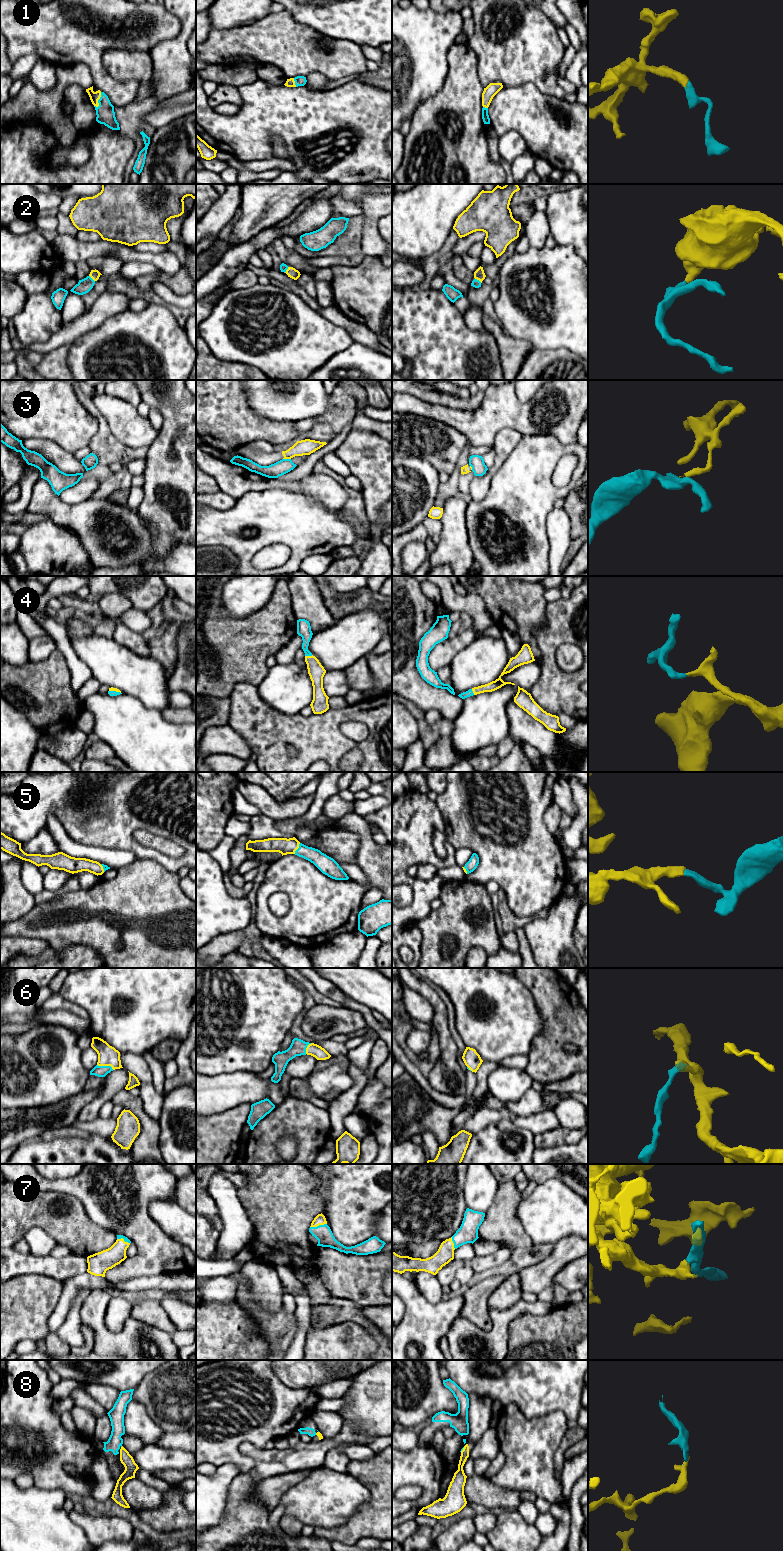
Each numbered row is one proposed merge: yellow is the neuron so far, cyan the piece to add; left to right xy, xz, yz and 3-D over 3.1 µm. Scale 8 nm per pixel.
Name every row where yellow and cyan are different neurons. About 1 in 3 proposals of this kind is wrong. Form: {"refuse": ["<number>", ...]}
{"refuse": ["3", "8"]}

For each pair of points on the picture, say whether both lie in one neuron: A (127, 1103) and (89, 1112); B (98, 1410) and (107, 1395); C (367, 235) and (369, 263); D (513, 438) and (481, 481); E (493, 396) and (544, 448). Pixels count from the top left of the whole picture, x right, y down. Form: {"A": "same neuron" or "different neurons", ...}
{"A": "different neurons", "B": "different neurons", "C": "different neurons", "D": "same neuron", "E": "different neurons"}

